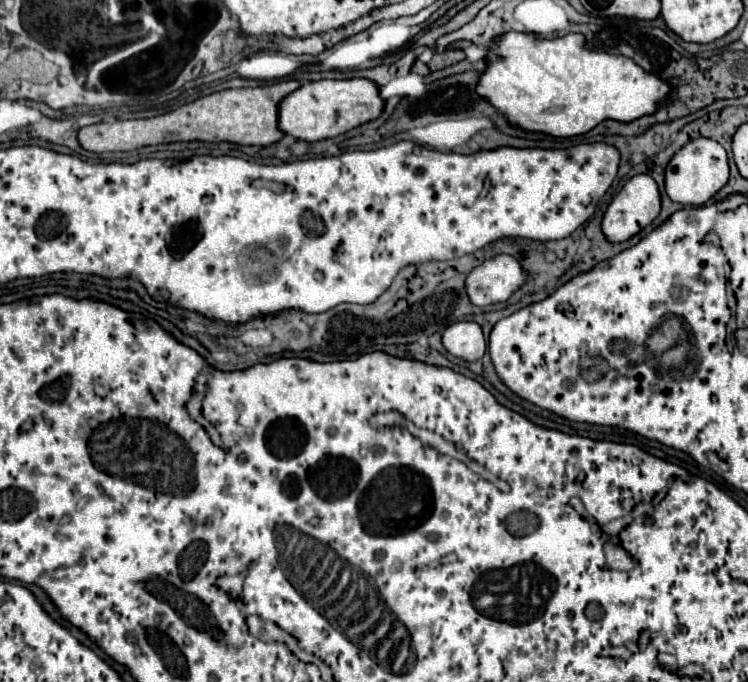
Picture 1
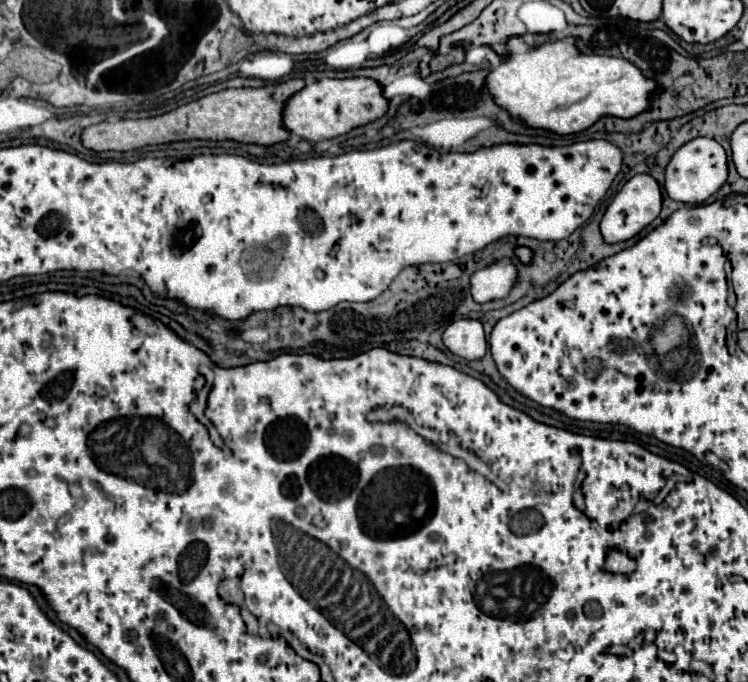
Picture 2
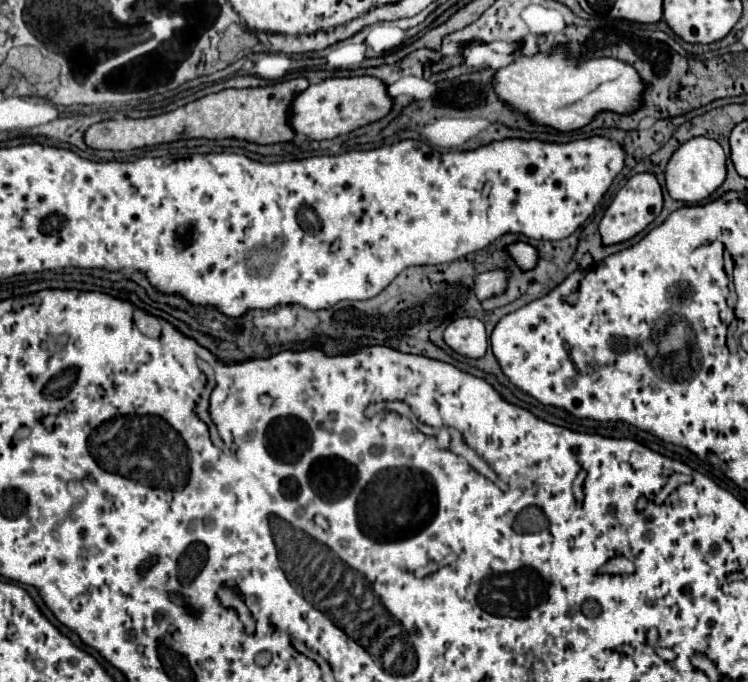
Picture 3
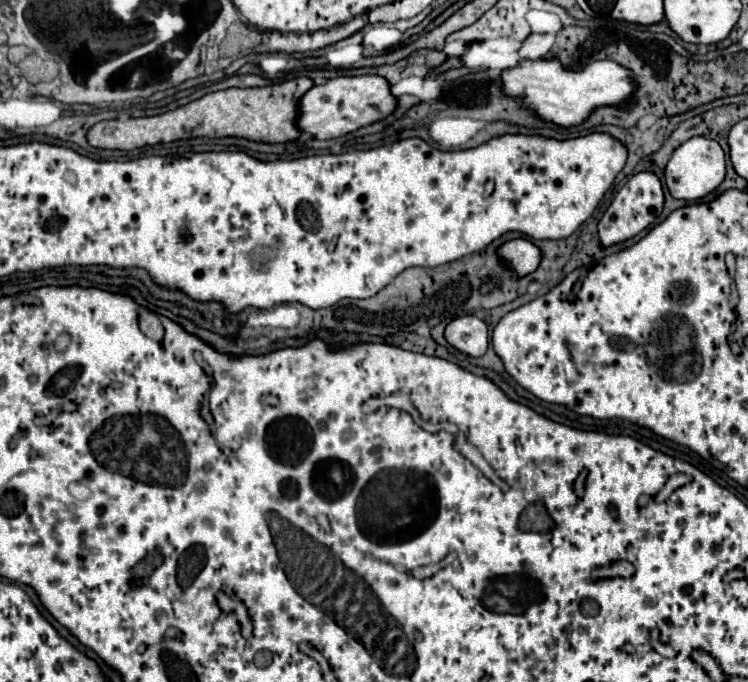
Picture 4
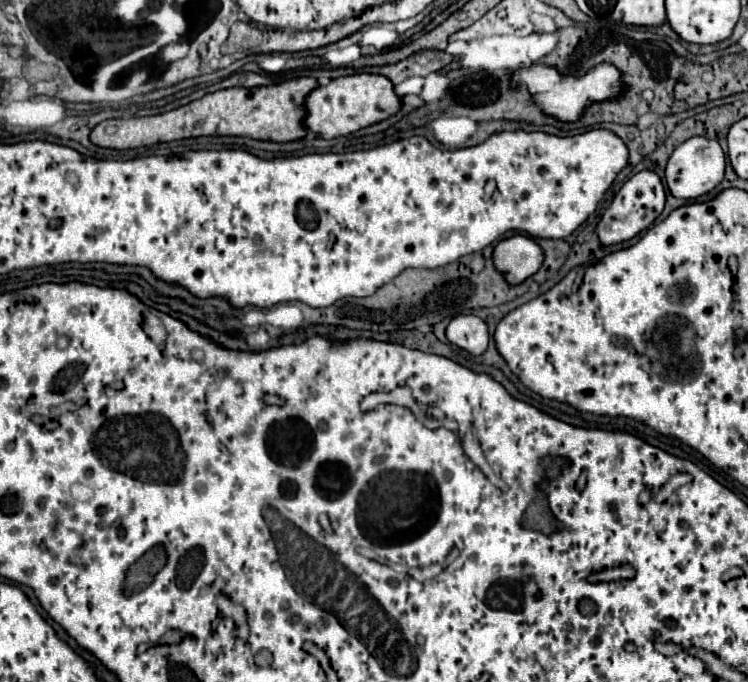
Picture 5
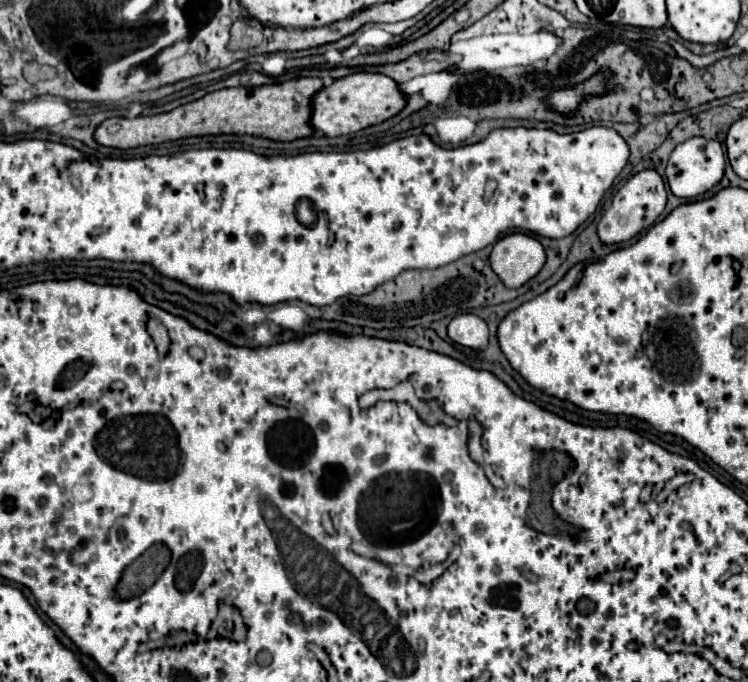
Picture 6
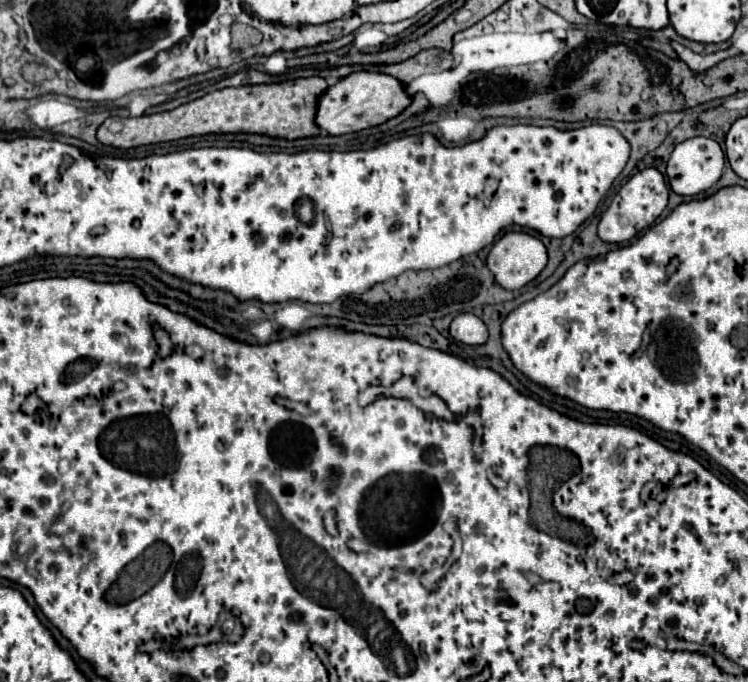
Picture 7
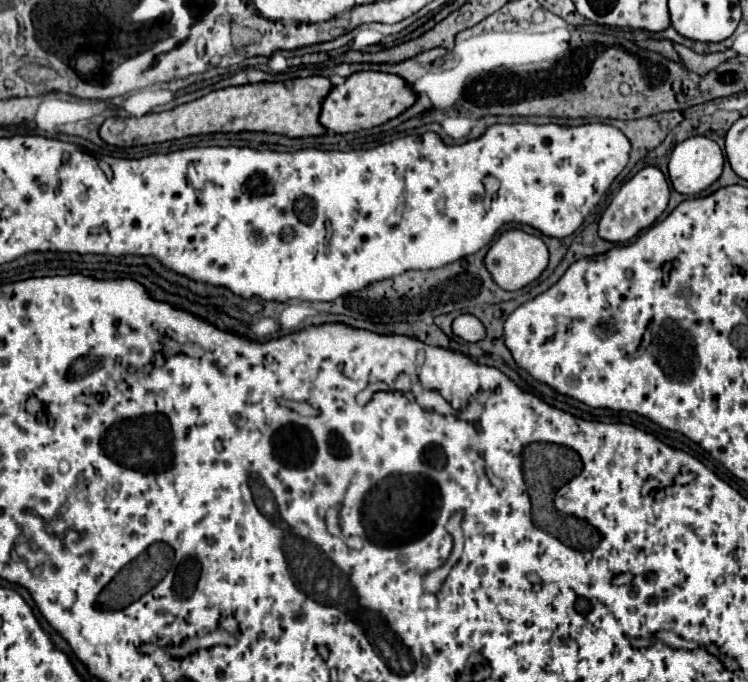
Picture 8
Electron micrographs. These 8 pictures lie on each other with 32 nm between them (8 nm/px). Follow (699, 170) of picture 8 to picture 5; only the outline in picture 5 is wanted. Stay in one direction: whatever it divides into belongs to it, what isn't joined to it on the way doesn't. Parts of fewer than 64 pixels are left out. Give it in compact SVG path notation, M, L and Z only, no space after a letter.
M694 136L680 144L666 166L666 184L668 190L674 198L684 198L684 200L696 200L710 190L714 190L722 178L724 178L724 166L726 166L726 156L716 140L708 140L702 136Z

